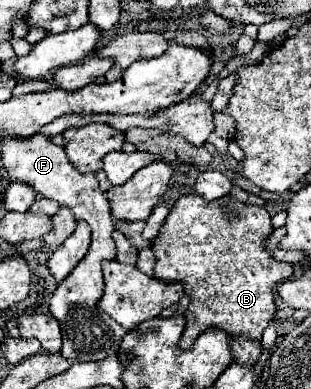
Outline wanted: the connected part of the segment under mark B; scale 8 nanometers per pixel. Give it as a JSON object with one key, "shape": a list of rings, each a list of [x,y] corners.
{"shape":[[[186,194],[174,202],[160,234],[152,242],[152,250],[156,254],[154,276],[164,282],[182,282],[184,294],[190,298],[188,310],[184,314],[186,328],[178,342],[182,350],[188,350],[192,342],[210,326],[226,330],[230,336],[240,336],[240,334],[248,338],[262,336],[262,330],[268,326],[268,322],[274,318],[276,312],[274,290],[280,282],[292,276],[292,266],[274,260],[264,248],[264,240],[270,236],[270,232],[272,232],[272,224],[266,208],[248,206],[230,196],[224,196],[222,200],[206,202],[198,194]]]}

